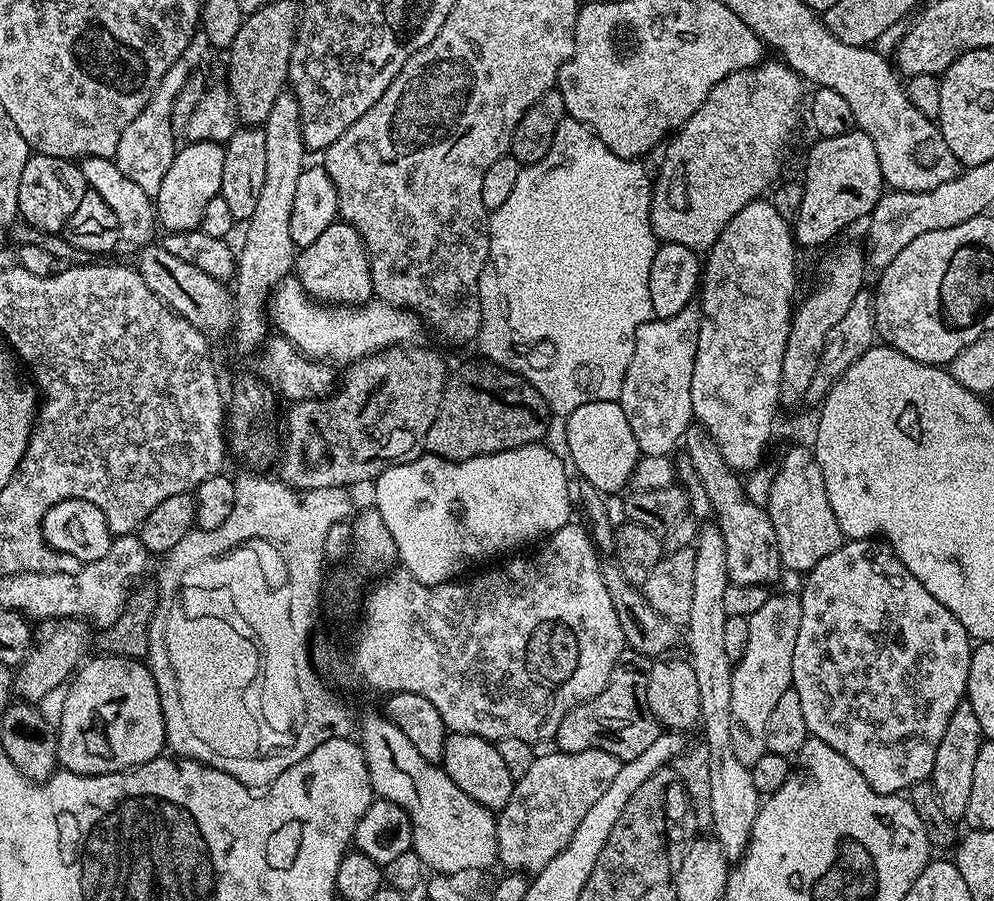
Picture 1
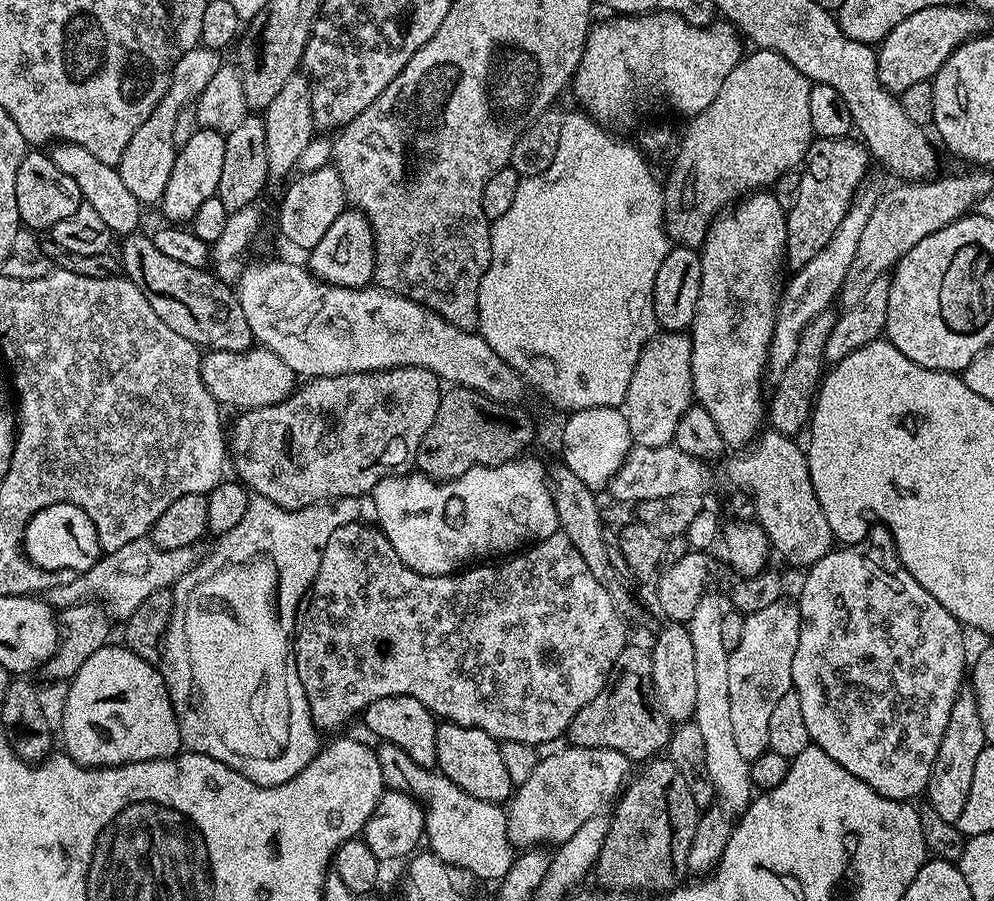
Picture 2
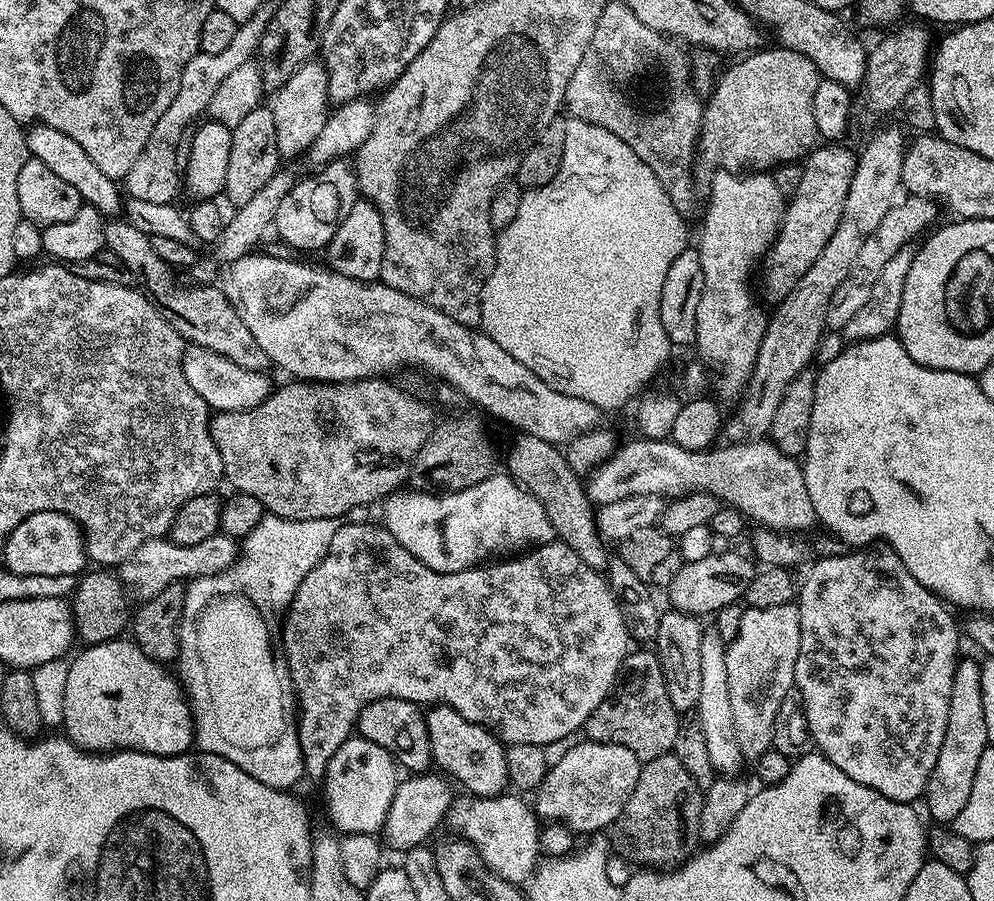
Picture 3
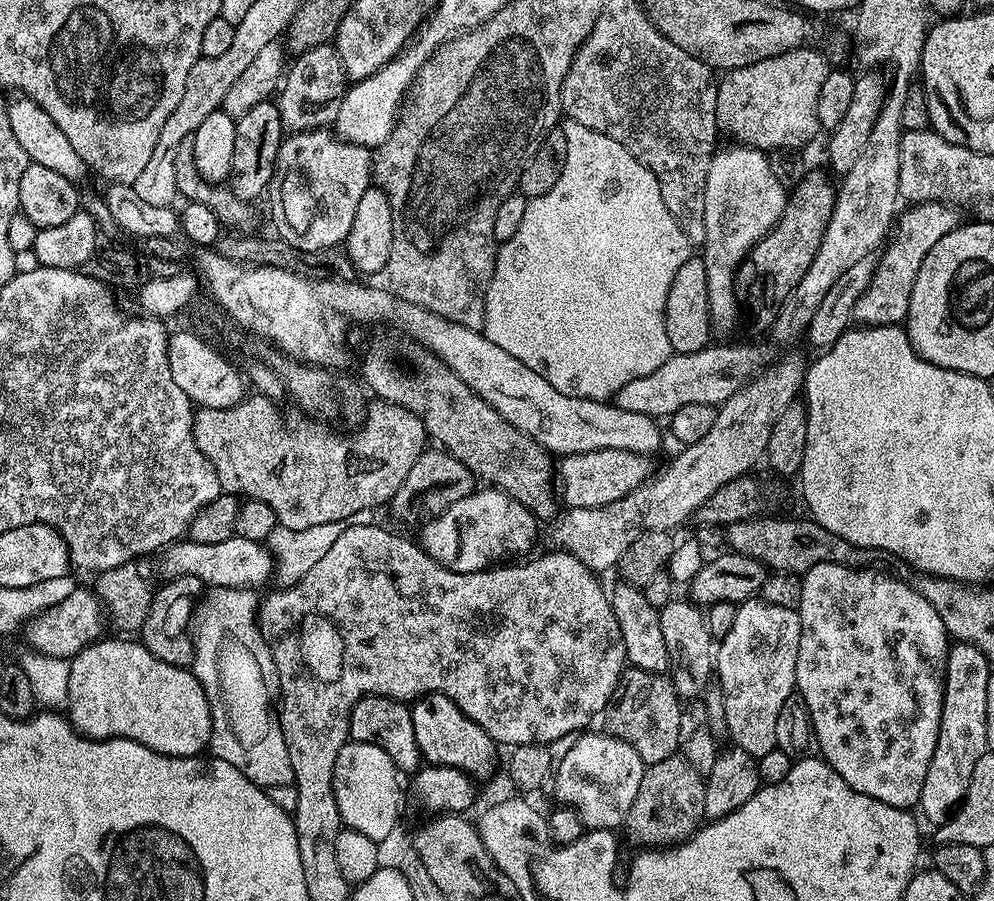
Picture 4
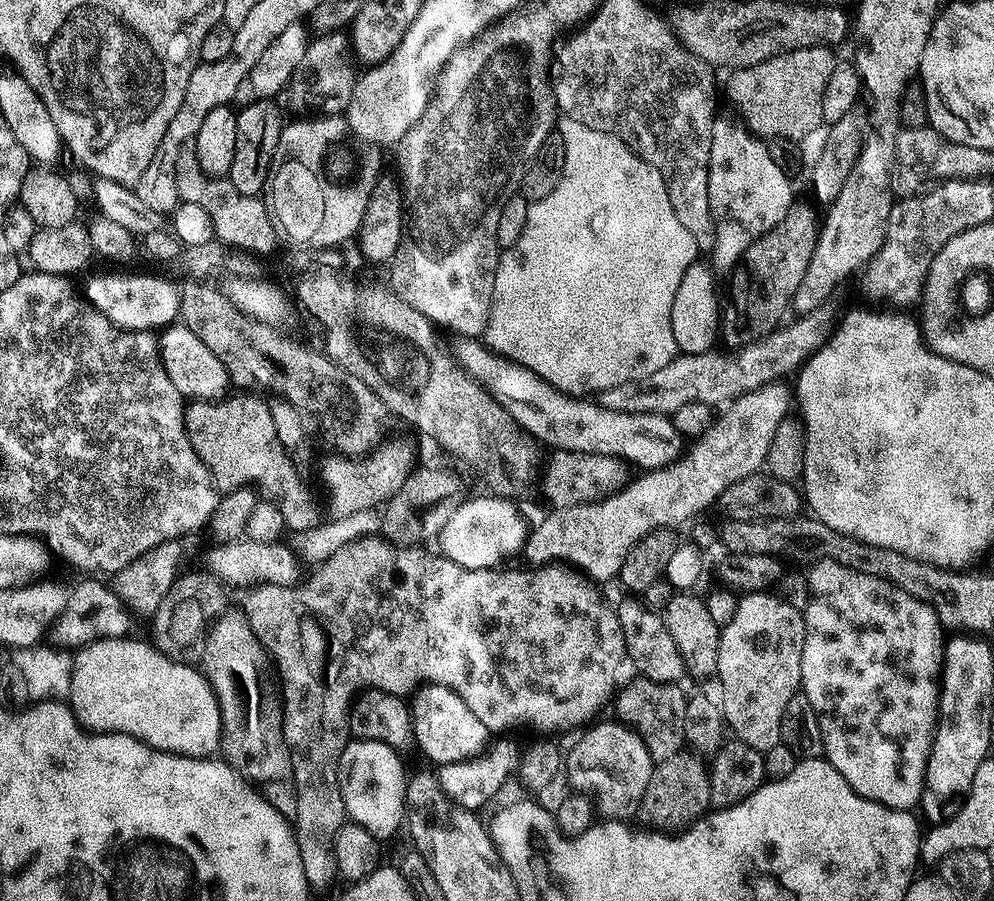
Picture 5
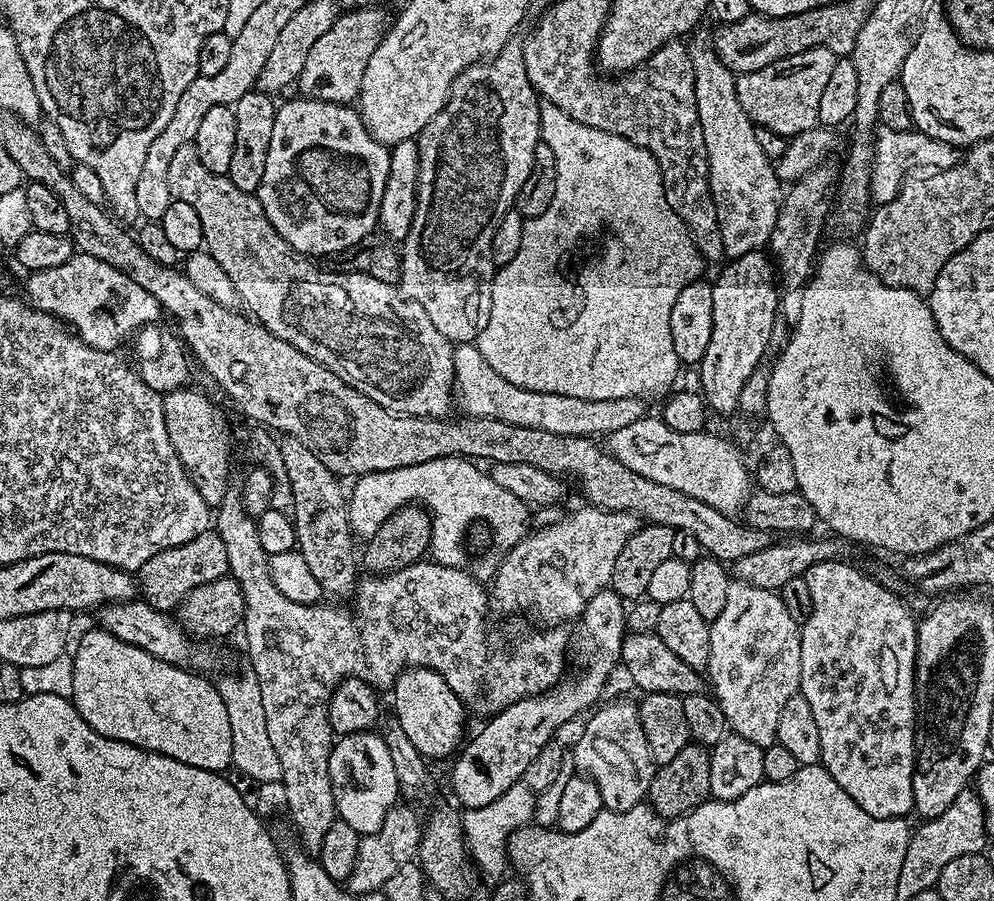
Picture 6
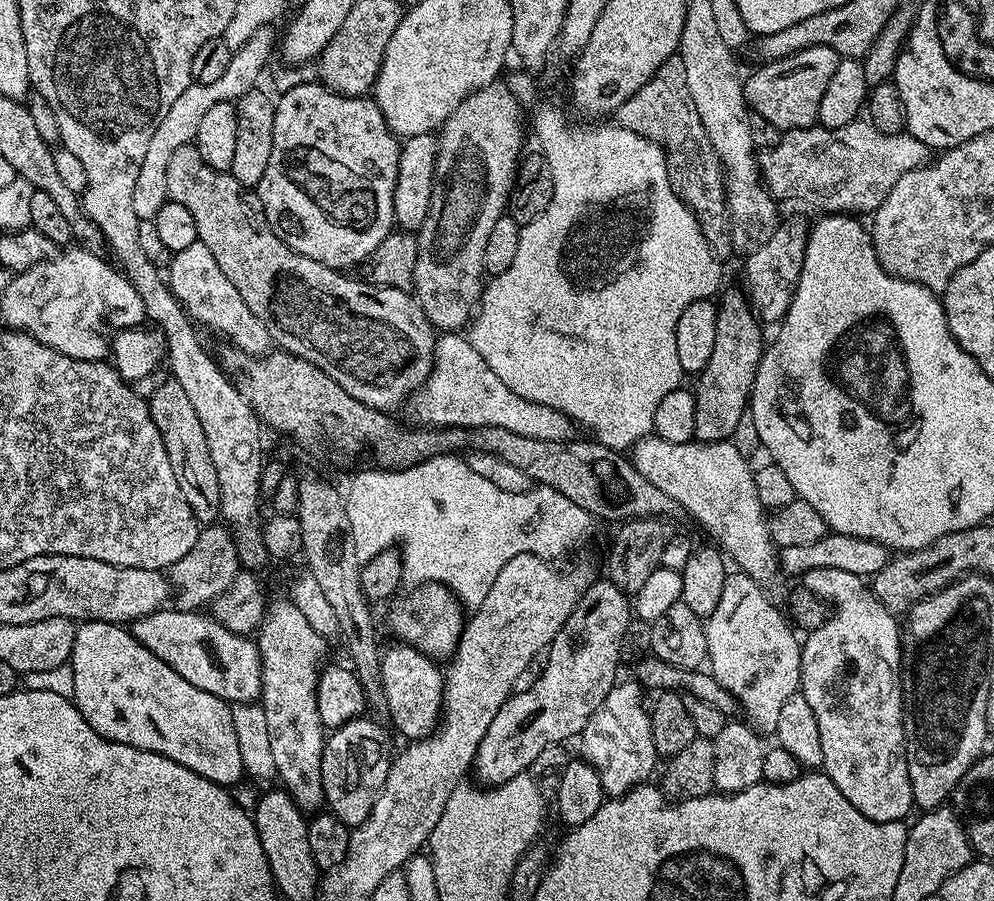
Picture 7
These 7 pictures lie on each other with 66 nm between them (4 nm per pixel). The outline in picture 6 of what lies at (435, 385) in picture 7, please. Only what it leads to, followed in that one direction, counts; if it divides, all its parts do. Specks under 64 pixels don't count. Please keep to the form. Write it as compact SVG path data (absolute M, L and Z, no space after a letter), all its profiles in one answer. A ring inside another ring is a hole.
M475 343L457 344L454 349L454 396L465 417L494 418L514 426L546 430L550 434L596 438L599 432L607 434L620 430L622 426L630 426L630 422L643 420L646 415L645 401L635 396L617 400L583 400L519 388L498 374L498 370L486 362L486 358L482 358Z

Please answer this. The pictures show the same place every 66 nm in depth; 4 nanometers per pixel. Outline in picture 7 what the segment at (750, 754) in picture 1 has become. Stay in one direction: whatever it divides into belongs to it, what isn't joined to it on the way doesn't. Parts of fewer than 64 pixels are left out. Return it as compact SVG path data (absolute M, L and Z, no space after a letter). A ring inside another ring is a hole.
M733 571L722 586L722 602L714 614L706 618L708 634L708 659L710 673L740 703L740 711L747 723L761 734L775 733L782 706L786 698L797 695L800 686L800 649L801 641L796 640L793 625L768 601L763 592L761 581L750 578L745 572Z

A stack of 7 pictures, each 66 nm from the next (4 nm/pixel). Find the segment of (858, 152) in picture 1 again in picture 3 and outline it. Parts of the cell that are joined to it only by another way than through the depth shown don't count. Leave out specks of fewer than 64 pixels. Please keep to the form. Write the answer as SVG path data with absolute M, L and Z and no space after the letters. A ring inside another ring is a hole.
M840 142L825 143L823 146L813 148L803 161L802 183L787 201L784 219L780 221L780 232L762 261L764 292L768 296L773 296L773 301L784 300L786 294L790 294L790 290L794 290L794 286L798 286L798 282L802 282L802 274L806 274L806 270L810 270L810 266L814 266L814 258L818 258L818 254L822 254L822 246L826 246L826 242L830 242L830 234L834 234L834 230L838 230L838 222L842 218L842 206L846 202L846 194L850 190L850 182L854 178L857 158L855 151L851 152L850 149L843 148L844 146Z

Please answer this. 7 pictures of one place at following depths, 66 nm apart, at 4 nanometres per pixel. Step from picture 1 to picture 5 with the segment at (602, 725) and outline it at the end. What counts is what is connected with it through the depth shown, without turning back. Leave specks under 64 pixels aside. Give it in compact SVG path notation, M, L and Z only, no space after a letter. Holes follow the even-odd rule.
M636 678L633 684L619 689L616 700L616 712L621 721L633 728L642 738L650 758L656 764L674 758L674 754L685 751L684 727L686 726L686 702L688 696L677 683L658 684L643 678Z

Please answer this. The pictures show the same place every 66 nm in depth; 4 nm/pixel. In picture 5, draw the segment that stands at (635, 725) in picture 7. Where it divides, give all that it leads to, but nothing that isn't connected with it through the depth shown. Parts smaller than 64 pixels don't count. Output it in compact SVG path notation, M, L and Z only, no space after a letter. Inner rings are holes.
M623 722L615 723L593 723L584 730L589 732L579 733L580 741L566 752L566 780L568 776L573 789L591 796L605 817L628 822L640 811L642 794L646 794L646 786L650 786L654 762L639 734Z

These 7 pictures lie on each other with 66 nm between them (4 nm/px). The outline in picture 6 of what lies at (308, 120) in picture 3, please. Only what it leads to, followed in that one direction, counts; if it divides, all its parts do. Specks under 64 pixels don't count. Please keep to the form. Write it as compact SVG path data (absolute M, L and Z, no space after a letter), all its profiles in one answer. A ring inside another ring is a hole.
M354 8L337 15L334 26L330 26L330 30L326 30L326 34L314 42L310 55L306 57L298 79L301 97L347 105L357 99L362 76L370 63L370 54L374 54L390 27L390 16L388 20L382 8Z

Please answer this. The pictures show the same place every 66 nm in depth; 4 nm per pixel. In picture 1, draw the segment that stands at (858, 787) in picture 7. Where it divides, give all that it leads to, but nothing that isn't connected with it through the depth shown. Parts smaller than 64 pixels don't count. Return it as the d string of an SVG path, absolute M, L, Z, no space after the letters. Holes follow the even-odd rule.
M879 539L848 540L841 543L834 554L826 554L826 558L822 558L822 562L818 562L818 566L814 566L803 580L804 589L799 589L798 592L802 622L798 630L798 642L794 642L791 688L802 702L808 735L817 736L822 742L826 742L830 750L838 750L838 754L842 754L842 758L846 758L846 762L850 762L850 766L854 766L854 770L858 770L858 774L862 774L862 778L866 778L868 785L878 794L894 796L907 793L915 784L932 775L934 757L938 755L938 742L942 742L942 734L946 734L950 714L954 714L968 691L973 641L962 622L958 622L958 618L954 618L954 614L950 614L950 610L946 610L946 606L942 606L942 602L938 602L938 598L934 598L934 594L930 594L930 590L926 590L926 586L922 586L918 578L914 578L914 574L910 574L910 570L906 570L896 553Z

